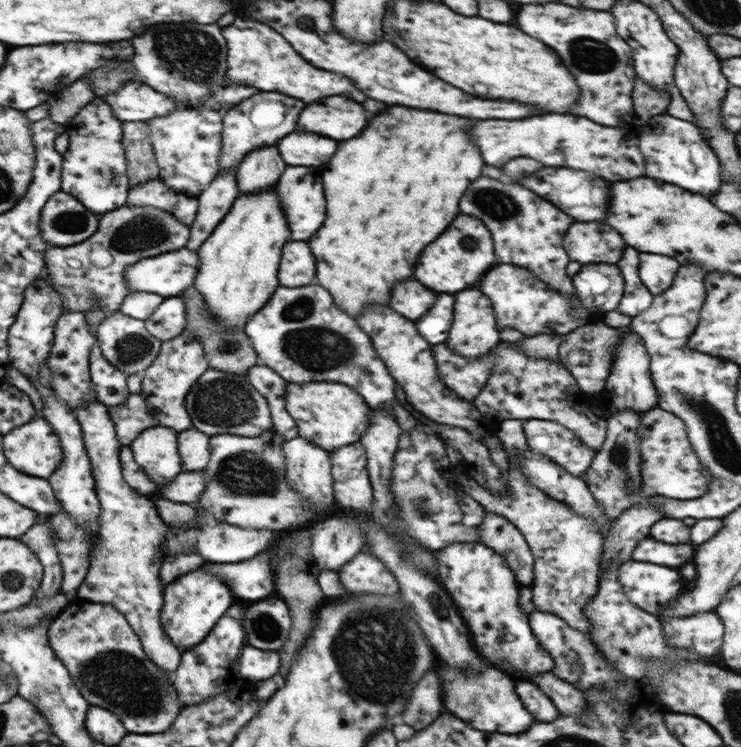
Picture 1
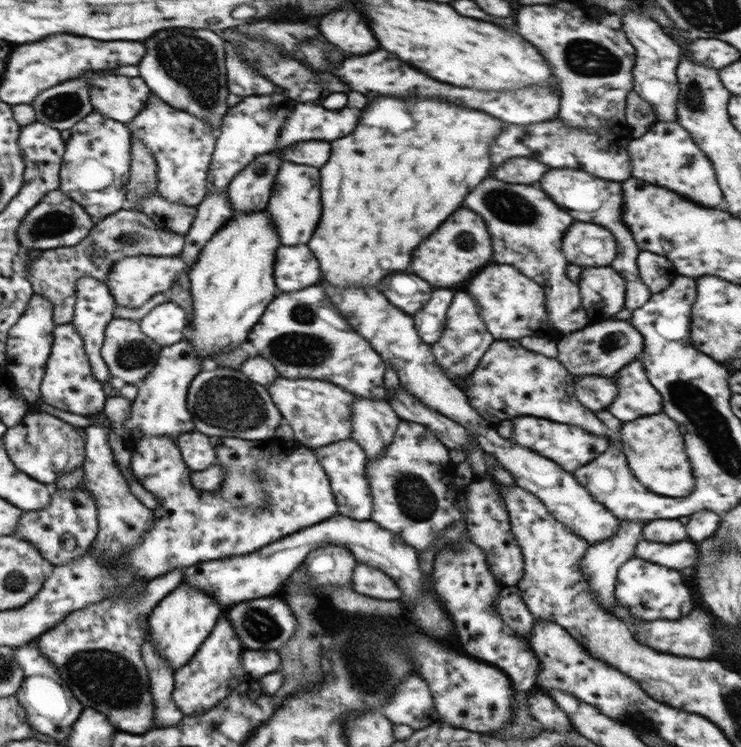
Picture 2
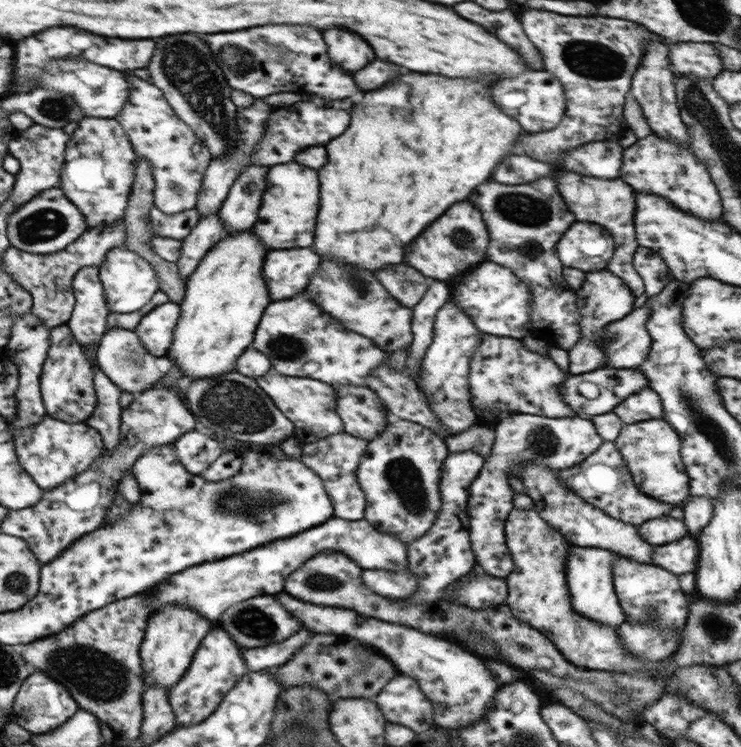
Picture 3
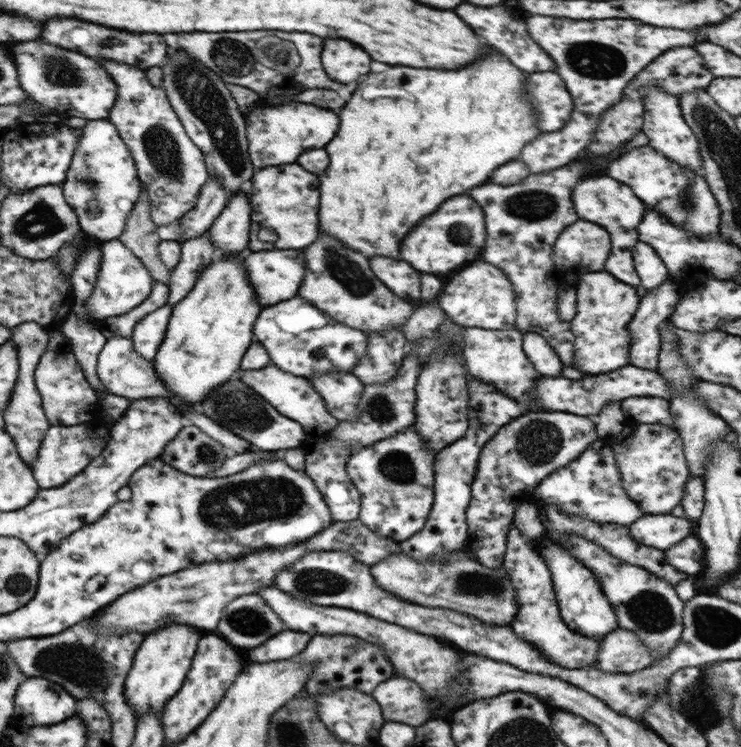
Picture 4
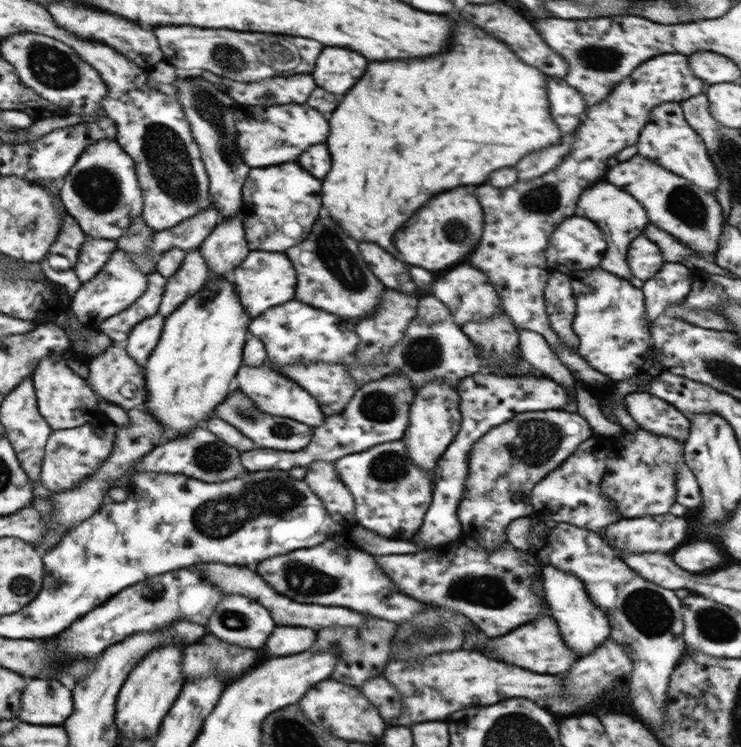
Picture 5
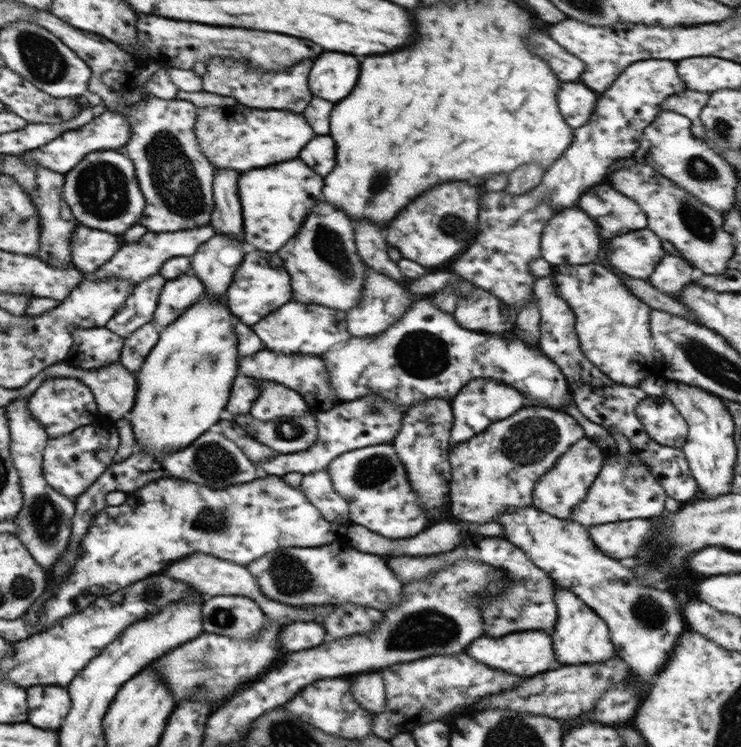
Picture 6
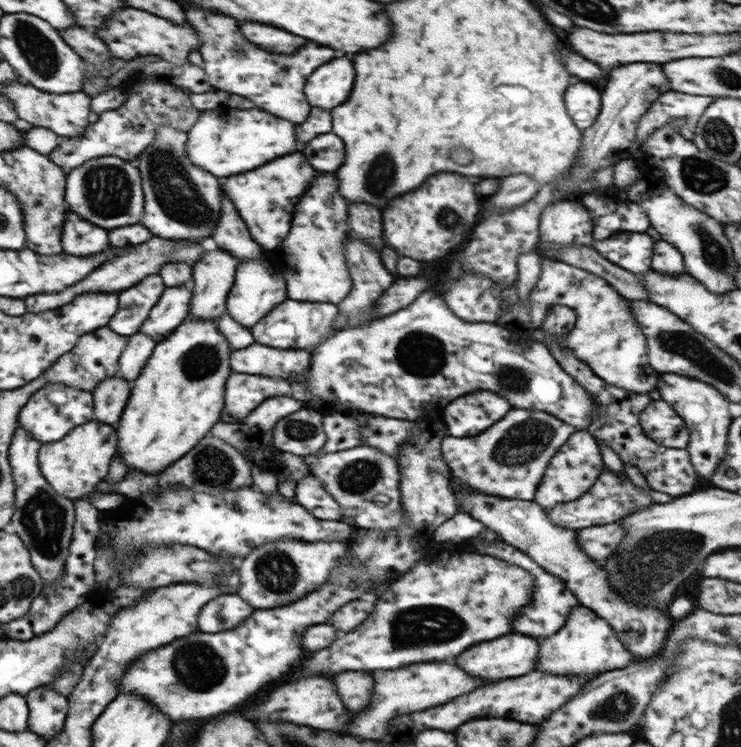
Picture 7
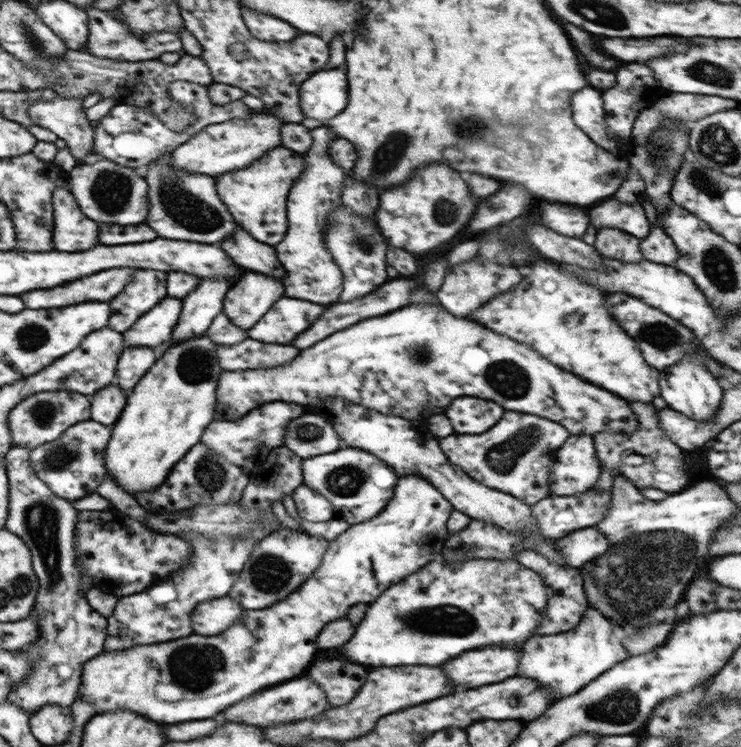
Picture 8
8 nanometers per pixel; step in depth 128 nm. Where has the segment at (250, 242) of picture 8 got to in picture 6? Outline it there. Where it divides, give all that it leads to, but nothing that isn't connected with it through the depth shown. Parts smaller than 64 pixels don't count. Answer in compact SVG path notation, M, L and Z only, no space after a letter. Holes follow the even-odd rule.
M214 167L214 170L212 187L215 206L210 221L211 227L217 234L240 238L240 234L243 234L242 208L236 186L240 172L218 167Z

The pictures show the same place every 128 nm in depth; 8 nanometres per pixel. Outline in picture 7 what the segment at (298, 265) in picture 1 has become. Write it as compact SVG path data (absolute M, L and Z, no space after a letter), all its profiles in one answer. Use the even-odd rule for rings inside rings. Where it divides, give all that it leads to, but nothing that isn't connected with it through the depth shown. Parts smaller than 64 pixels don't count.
M258 260L258 262L242 262L238 266L236 272L236 282L232 286L232 292L228 296L226 308L230 315L236 322L242 326L254 326L264 314L268 314L274 306L278 306L280 302L286 300L286 284L282 278L282 272L278 272L276 268L272 268L266 260Z

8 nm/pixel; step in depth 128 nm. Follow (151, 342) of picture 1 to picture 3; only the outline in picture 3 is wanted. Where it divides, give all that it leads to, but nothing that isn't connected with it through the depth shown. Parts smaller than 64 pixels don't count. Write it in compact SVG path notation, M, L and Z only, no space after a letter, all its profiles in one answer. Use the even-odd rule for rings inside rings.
M110 328L100 338L95 358L100 370L124 391L132 395L144 392L163 380L164 374L156 367L156 356L146 350L135 331Z

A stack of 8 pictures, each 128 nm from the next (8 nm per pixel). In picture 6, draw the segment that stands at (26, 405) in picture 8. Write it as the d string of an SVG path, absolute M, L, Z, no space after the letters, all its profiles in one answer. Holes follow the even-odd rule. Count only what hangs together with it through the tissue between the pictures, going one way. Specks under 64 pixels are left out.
M50 376L43 380L40 388L37 388L27 400L27 404L30 406L31 415L40 422L40 426L43 426L50 438L58 438L78 428L91 425L99 415L97 402L90 387L81 380L65 376L62 380L54 380L54 378L50 380Z

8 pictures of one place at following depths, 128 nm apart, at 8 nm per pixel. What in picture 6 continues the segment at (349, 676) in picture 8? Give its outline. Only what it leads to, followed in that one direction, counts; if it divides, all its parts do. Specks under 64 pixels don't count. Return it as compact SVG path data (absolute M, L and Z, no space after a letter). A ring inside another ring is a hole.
M365 672L362 676L348 678L354 700L368 712L382 712L386 706L384 680L378 672Z

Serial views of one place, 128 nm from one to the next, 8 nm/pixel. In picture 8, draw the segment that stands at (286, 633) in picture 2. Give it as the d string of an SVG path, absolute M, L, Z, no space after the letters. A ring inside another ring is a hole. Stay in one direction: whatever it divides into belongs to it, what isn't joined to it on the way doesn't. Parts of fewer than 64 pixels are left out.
M228 595L198 603L192 612L194 634L210 637L224 633L242 616L244 610L240 606Z

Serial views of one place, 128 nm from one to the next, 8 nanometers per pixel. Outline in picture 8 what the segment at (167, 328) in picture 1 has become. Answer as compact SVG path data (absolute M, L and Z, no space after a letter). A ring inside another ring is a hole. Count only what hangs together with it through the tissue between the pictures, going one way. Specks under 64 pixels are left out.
M130 346L125 348L116 367L114 383L122 390L134 388L157 359L153 347Z

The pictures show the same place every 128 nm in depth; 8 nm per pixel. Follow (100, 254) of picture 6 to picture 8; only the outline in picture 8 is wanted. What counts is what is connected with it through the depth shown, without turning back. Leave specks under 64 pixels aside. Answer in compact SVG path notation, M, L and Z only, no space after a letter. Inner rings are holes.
M60 172L53 192L54 248L58 252L82 252L98 244L98 224L82 214L72 194L69 176Z

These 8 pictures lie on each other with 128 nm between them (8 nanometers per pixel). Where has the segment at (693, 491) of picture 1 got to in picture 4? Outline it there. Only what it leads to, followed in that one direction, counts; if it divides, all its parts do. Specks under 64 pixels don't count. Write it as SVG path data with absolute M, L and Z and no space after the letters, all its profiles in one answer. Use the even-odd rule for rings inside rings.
M628 423L612 439L611 447L625 493L645 514L668 514L680 504L691 472L684 454L683 438L675 429L660 424Z

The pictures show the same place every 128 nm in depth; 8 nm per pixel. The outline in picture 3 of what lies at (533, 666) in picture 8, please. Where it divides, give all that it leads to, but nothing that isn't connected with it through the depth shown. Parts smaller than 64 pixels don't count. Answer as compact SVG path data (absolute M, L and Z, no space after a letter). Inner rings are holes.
M574 547L569 550L565 560L565 579L571 596L572 608L584 619L600 625L619 627L625 616L614 590L612 561L619 559L617 552L603 548Z

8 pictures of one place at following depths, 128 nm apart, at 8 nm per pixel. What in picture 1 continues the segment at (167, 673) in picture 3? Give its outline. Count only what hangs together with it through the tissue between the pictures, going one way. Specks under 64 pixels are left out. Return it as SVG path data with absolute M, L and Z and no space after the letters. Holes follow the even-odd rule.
M204 564L183 574L164 586L164 604L161 608L160 621L172 644L182 653L200 645L206 636L215 628L220 617L234 604L233 592L216 578L209 567Z

